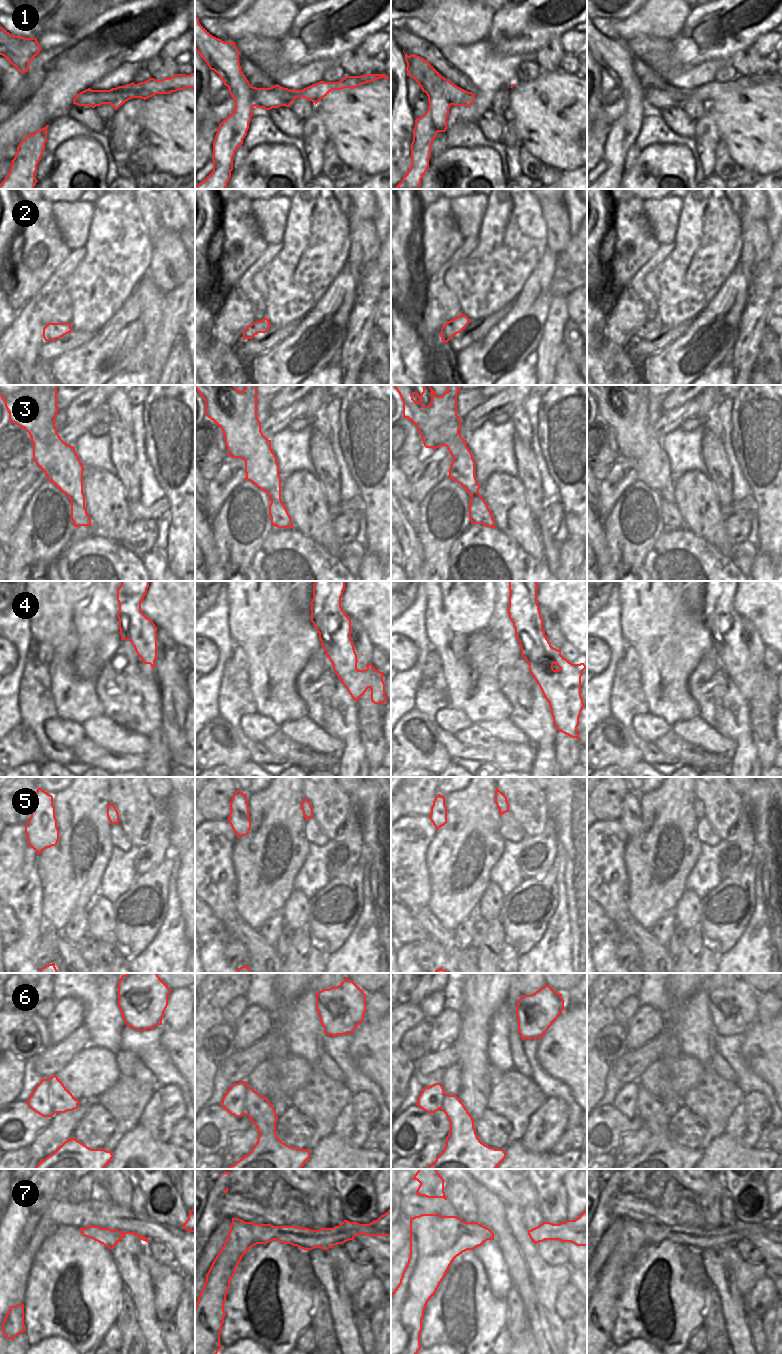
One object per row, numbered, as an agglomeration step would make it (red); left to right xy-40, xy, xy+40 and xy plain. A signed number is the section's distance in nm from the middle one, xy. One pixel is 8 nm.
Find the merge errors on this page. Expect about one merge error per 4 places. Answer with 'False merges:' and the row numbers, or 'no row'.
False merges: 1, 3

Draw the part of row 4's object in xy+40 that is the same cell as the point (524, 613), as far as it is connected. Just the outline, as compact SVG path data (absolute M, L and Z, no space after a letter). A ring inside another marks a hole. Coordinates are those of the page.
M509 581L509 619L513 623L515 637L521 647L521 656L527 661L531 675L549 703L556 729L579 739L577 727L585 706L581 697L581 677L587 666L584 663L572 664L561 655L561 650L551 646L543 629L543 619L537 603L538 587L536 581Z

